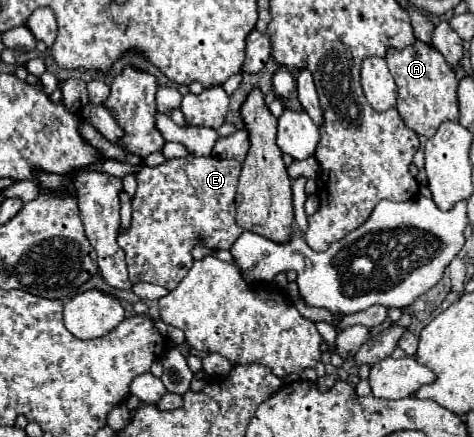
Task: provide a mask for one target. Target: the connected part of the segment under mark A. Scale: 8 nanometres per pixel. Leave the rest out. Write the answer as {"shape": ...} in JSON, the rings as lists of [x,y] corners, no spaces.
{"shape":[[[416,39],[410,47],[398,51],[396,47],[388,47],[386,65],[398,85],[398,101],[396,109],[402,115],[406,127],[422,137],[432,137],[438,125],[446,119],[458,119],[458,79],[454,71],[448,67],[444,57],[428,43]]]}

